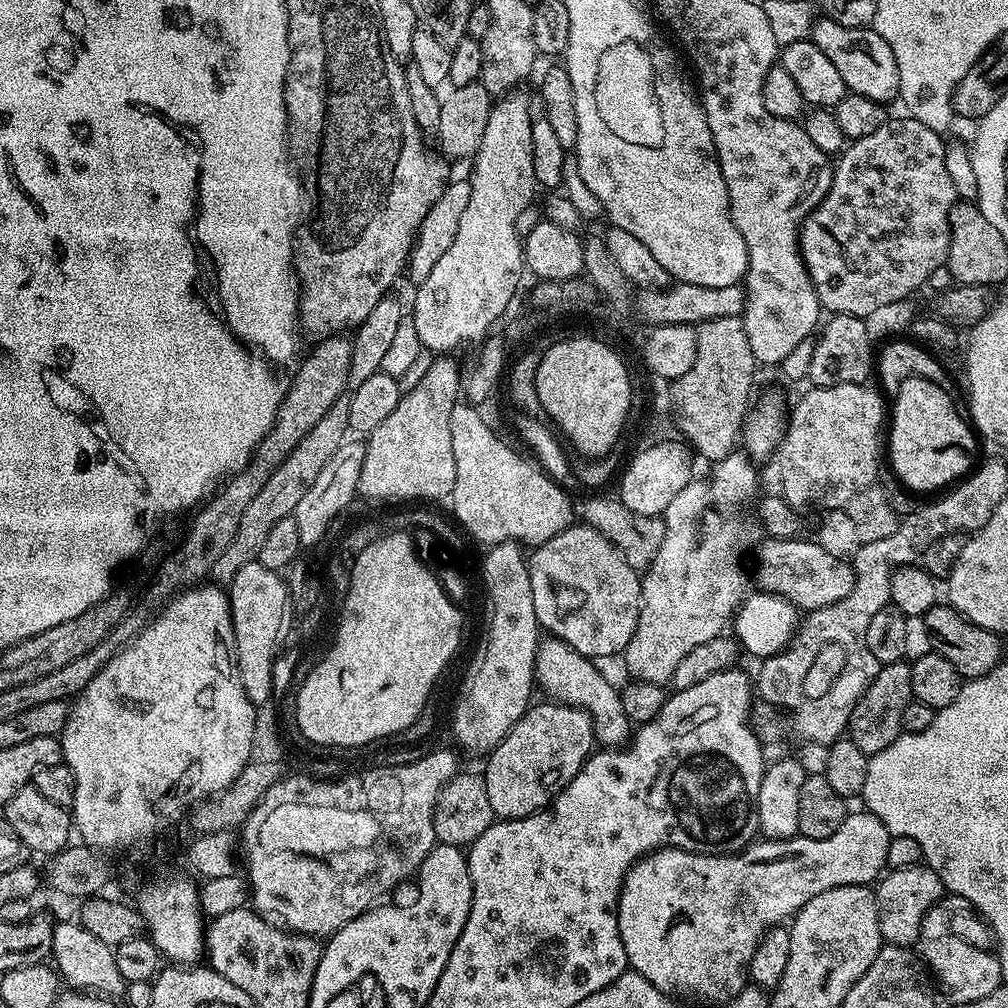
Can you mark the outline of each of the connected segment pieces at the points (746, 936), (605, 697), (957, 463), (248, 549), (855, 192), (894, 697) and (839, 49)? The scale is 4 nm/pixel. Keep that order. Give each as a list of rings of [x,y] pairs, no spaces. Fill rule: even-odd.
[[[867,810],[849,811],[845,816],[842,826],[830,834],[830,838],[806,838],[802,835],[795,835],[790,840],[770,840],[761,839],[753,842],[739,854],[729,854],[727,856],[707,856],[697,852],[687,852],[681,848],[657,848],[656,851],[648,853],[624,876],[624,885],[620,891],[620,901],[618,902],[618,934],[622,938],[622,946],[626,950],[628,967],[633,972],[642,974],[646,982],[653,984],[659,992],[664,992],[670,997],[677,995],[680,991],[688,1000],[697,1000],[700,1004],[720,1004],[727,1005],[746,986],[746,969],[752,961],[754,950],[760,945],[760,940],[772,928],[783,925],[785,921],[796,915],[798,909],[806,906],[810,898],[815,898],[822,894],[822,890],[830,890],[834,886],[854,886],[855,884],[871,885],[881,879],[886,868],[886,850],[890,850],[892,836],[882,826],[882,822],[872,812]]]
[[[555,638],[541,639],[536,645],[536,678],[535,683],[540,684],[549,692],[553,701],[561,704],[572,704],[575,708],[580,708],[584,712],[592,715],[592,725],[596,731],[596,740],[604,743],[604,746],[623,746],[630,739],[630,722],[626,718],[626,710],[622,710],[621,689],[615,688],[598,669],[595,668],[593,661],[589,657],[578,654],[566,642]]]
[[[917,376],[906,378],[894,393],[896,405],[890,408],[892,468],[897,478],[916,492],[947,489],[973,471],[972,455],[976,452],[978,436],[973,425],[960,417],[952,394],[949,389]]]
[[[347,399],[336,400],[334,406],[330,406],[330,410],[322,414],[318,426],[314,426],[314,430],[310,430],[310,434],[306,434],[306,438],[302,438],[302,442],[298,442],[294,450],[290,450],[290,454],[276,467],[274,474],[266,478],[266,486],[262,486],[262,490],[254,494],[254,502],[250,502],[250,506],[246,506],[242,513],[242,522],[238,522],[238,531],[234,534],[230,546],[226,546],[226,554],[222,554],[218,562],[214,562],[210,573],[213,581],[230,582],[234,574],[242,570],[242,566],[246,566],[252,560],[259,560],[260,551],[270,530],[274,530],[274,525],[282,522],[282,518],[295,513],[298,501],[306,495],[306,490],[310,490],[310,485],[318,478],[322,466],[326,466],[326,462],[330,462],[330,458],[334,458],[336,451],[346,443],[346,437],[350,432],[349,418],[350,406]]]
[[[911,118],[903,119],[885,119],[884,124],[878,126],[878,130],[874,130],[874,134],[866,134],[862,138],[851,141],[844,151],[839,153],[834,164],[832,185],[826,198],[822,198],[819,206],[808,215],[800,226],[800,256],[804,259],[804,265],[810,274],[812,285],[820,299],[821,309],[825,313],[867,318],[870,314],[874,314],[874,310],[879,310],[881,306],[887,306],[889,302],[907,301],[911,292],[918,291],[923,284],[925,287],[931,281],[934,270],[945,267],[952,237],[950,218],[952,217],[952,208],[958,202],[956,187],[950,178],[950,170],[946,170],[946,154],[944,153],[946,140],[941,133],[930,130],[930,126],[922,126],[922,122]]]
[[[901,662],[877,667],[874,682],[870,682],[870,686],[860,696],[859,702],[851,705],[852,717],[846,729],[847,739],[852,740],[854,746],[858,746],[858,750],[862,750],[868,756],[886,750],[902,735],[902,710],[906,710],[906,706],[913,703],[913,700],[911,663]]]
[[[820,18],[812,26],[810,39],[814,46],[818,46],[818,50],[822,50],[822,54],[826,54],[826,58],[830,58],[830,63],[838,69],[845,89],[851,95],[883,105],[887,105],[888,100],[895,96],[897,99],[901,91],[898,62],[894,62],[894,50],[890,50],[886,38],[882,38],[882,34],[878,34],[875,28],[842,26],[833,20]]]

